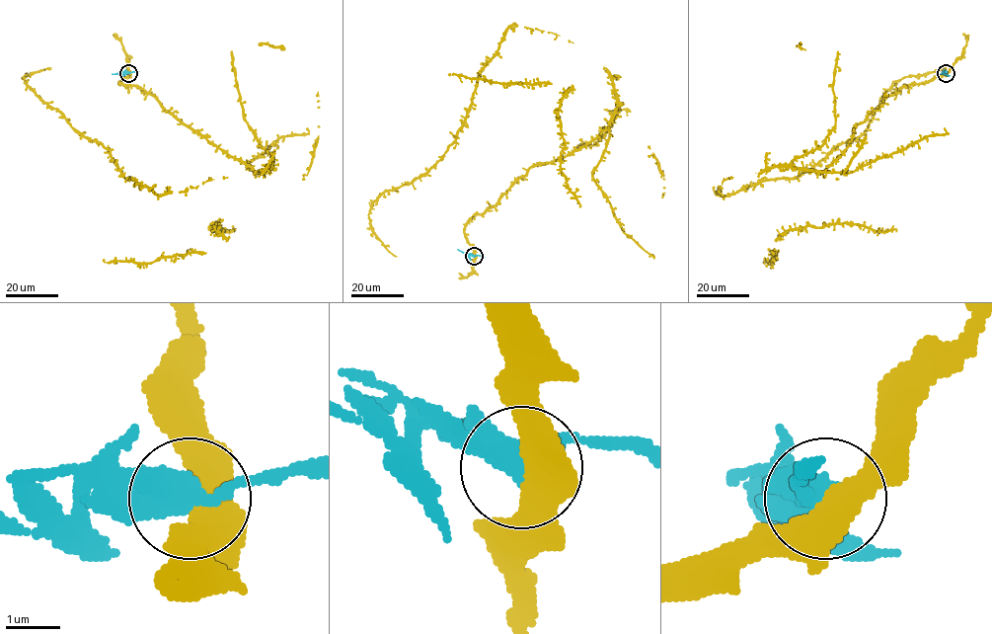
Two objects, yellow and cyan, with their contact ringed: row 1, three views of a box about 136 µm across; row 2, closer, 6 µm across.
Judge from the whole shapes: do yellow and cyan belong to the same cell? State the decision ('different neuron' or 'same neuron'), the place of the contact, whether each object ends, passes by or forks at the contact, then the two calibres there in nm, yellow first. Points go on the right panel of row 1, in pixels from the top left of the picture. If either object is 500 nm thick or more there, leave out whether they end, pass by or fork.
different neuron; at (946, 73); 500 nm thick on the yellow side, 440 nm on the other

